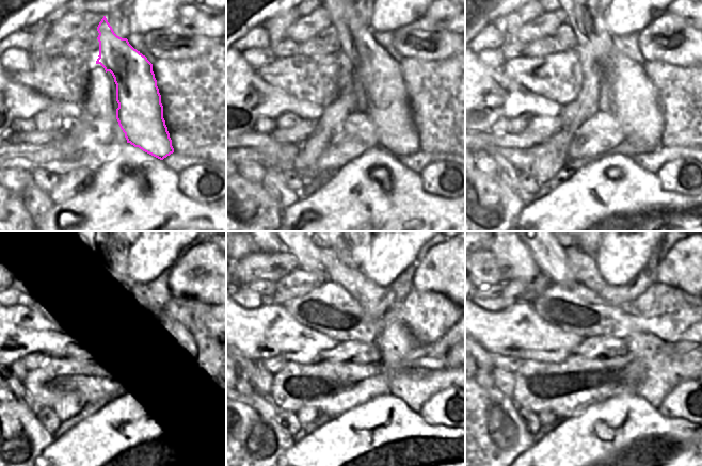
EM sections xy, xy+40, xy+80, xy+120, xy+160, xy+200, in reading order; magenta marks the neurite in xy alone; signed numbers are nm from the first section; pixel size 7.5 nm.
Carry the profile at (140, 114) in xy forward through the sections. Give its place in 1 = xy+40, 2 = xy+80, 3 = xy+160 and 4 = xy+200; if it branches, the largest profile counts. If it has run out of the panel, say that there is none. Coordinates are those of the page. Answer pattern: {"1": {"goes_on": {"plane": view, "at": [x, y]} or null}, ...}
{"1": {"goes_on": {"plane": "xy+40", "at": [381, 94]}}, "2": {"goes_on": {"plane": "xy+80", "at": [626, 92]}}, "3": {"goes_on": {"plane": "xy+160", "at": [353, 253]}}, "4": {"goes_on": {"plane": "xy+200", "at": [592, 253]}}}

